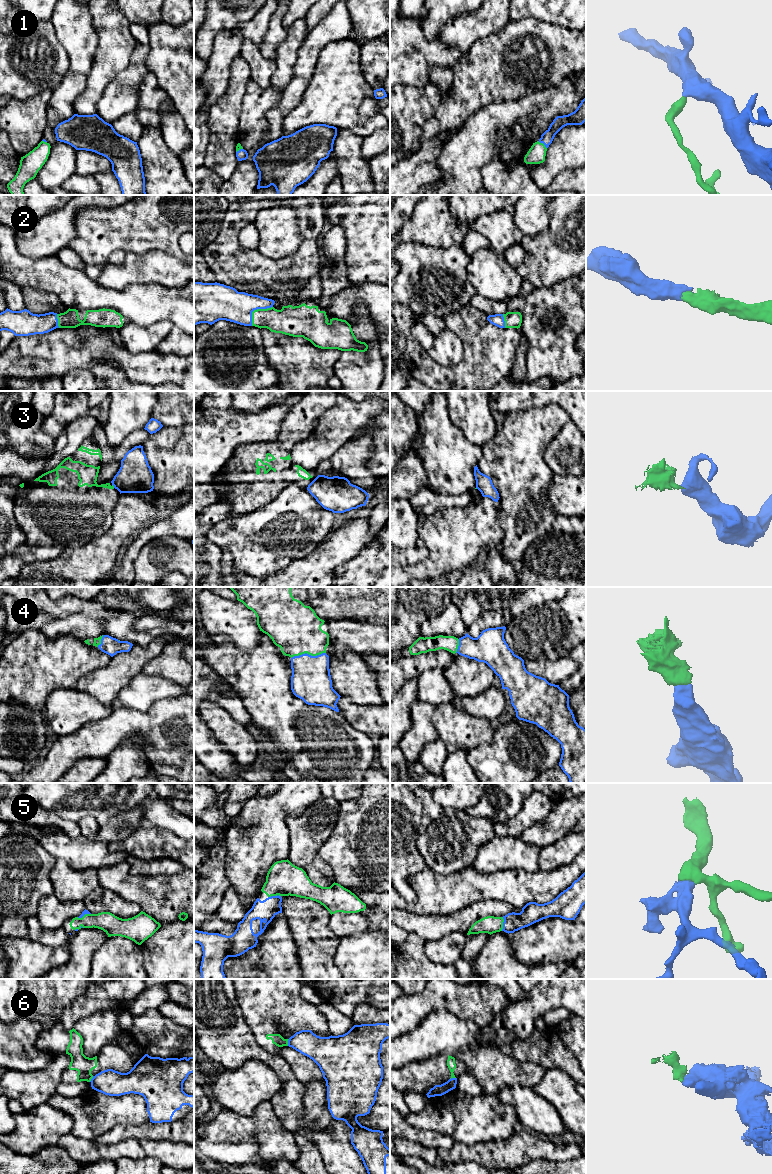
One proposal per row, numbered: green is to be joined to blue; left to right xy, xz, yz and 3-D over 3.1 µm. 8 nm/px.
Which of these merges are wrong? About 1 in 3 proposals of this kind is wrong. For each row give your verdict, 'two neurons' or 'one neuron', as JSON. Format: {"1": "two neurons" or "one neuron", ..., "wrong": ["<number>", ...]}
{"1": "one neuron", "2": "one neuron", "3": "two neurons", "4": "one neuron", "5": "one neuron", "6": "two neurons", "wrong": ["3", "6"]}

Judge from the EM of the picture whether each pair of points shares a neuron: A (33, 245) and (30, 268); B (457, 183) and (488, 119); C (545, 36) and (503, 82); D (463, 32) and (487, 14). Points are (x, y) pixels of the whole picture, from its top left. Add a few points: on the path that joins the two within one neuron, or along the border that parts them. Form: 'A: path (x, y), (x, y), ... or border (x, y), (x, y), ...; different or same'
A: border (16, 240), (18, 250), (26, 256), (54, 256); different
B: path (461, 167), (461, 159), (476, 143), (479, 135); same
C: path (533, 48), (510, 70); same
D: path (469, 27), (475, 25), (481, 19); same

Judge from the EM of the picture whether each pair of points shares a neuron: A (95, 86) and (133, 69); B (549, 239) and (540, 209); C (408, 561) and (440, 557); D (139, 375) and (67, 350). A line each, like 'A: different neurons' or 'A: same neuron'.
A: different neurons
B: different neurons
C: different neurons
D: same neuron

